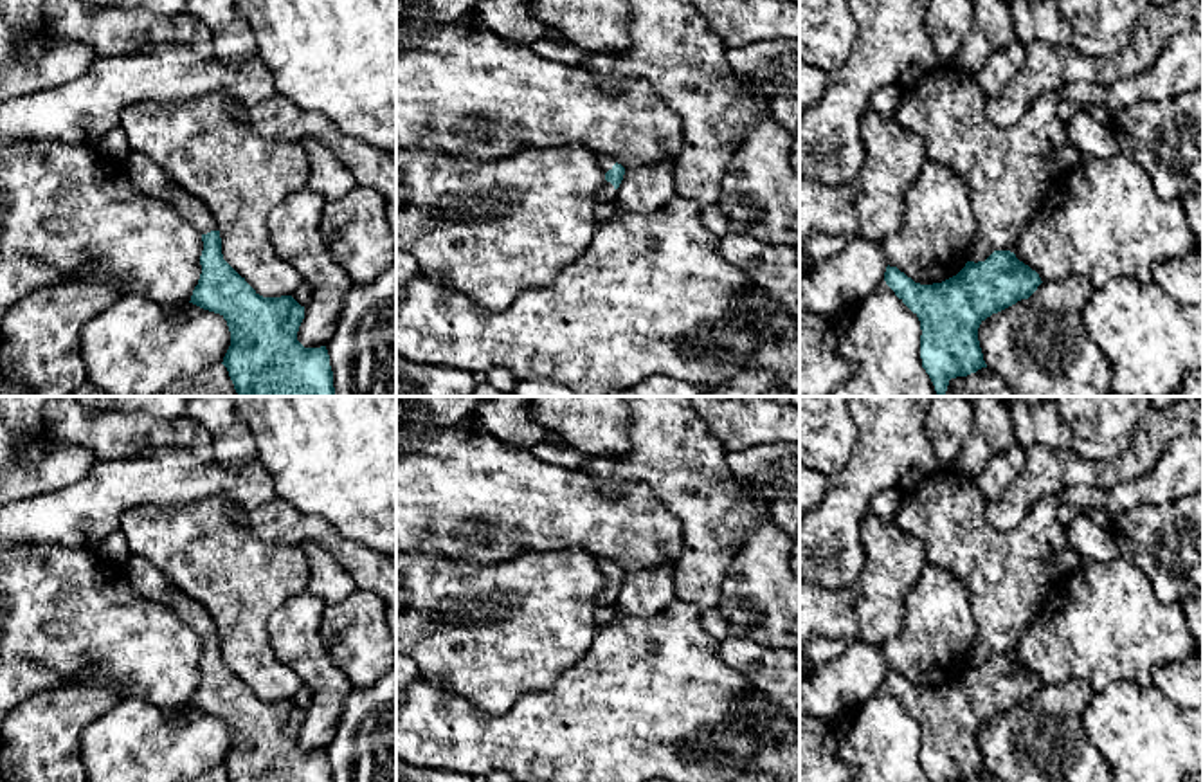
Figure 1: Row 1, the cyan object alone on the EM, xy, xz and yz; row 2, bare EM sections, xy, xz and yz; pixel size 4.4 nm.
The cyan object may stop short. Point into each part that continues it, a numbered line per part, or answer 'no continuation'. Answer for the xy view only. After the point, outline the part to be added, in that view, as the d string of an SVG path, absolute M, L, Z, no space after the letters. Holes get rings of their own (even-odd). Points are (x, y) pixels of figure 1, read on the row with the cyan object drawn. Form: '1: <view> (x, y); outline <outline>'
1: xy (150, 179); outline M131 151L124 168L139 191L173 207L200 234L218 231L205 204L176 186L149 157Z

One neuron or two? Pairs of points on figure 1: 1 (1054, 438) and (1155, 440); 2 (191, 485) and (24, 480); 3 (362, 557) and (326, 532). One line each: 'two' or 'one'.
1: two
2: two
3: one

